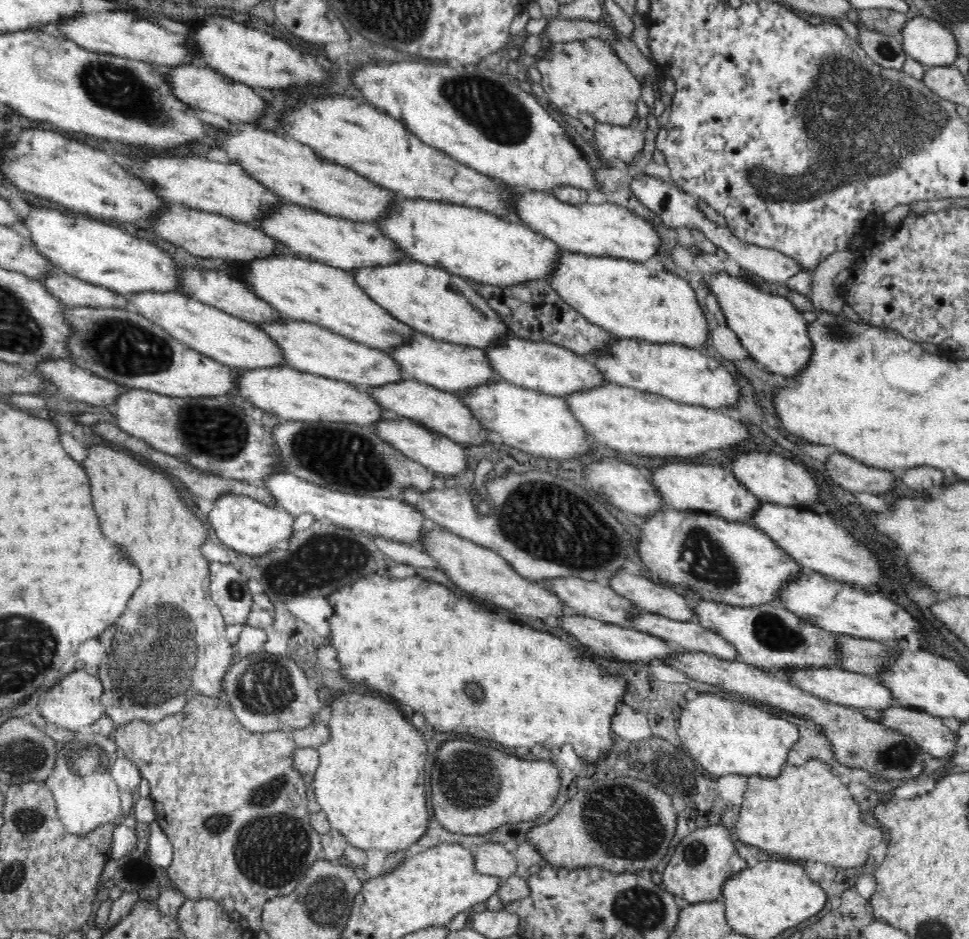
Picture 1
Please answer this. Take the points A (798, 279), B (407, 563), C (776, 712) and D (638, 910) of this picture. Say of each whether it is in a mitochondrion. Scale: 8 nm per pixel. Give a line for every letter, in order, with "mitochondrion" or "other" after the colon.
A: other
B: other
C: other
D: mitochondrion

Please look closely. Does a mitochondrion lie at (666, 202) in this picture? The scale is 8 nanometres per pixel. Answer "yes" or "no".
yes

